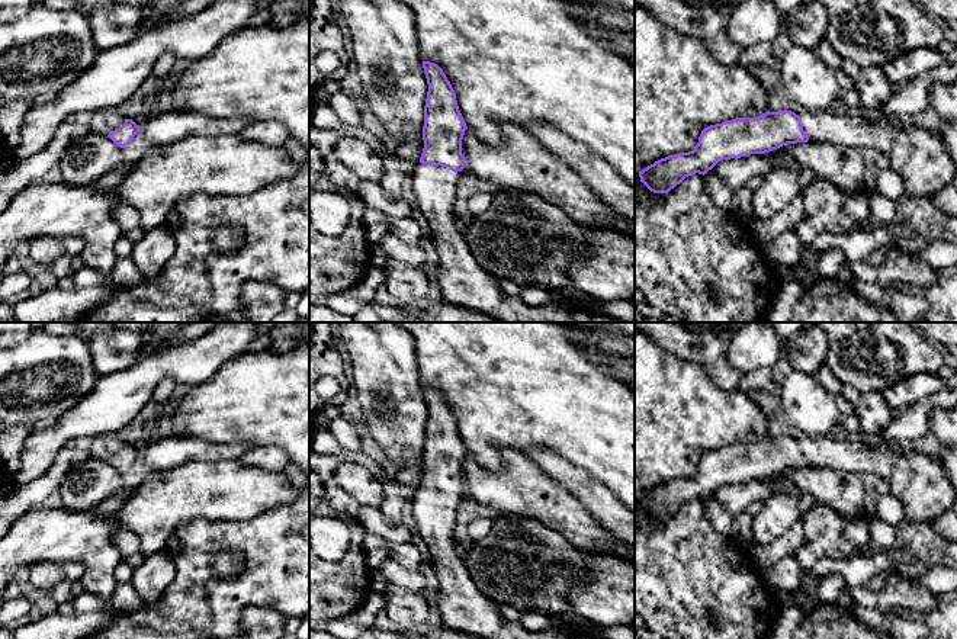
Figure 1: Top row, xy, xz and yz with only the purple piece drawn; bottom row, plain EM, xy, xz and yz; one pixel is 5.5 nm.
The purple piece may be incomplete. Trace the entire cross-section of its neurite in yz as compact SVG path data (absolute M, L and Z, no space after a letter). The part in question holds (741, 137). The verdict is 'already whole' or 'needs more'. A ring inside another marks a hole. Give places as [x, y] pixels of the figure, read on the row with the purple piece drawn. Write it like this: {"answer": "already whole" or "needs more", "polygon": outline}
{"answer": "needs more", "polygon": "M778 110L755 116L738 118L704 128L693 151L668 155L639 171L640 182L653 193L668 193L685 177L696 173L706 174L719 161L741 158L751 154L765 154L787 144L831 142L857 148L874 148L890 157L890 168L896 171L905 186L905 193L931 199L947 187L956 171L954 161L942 141L941 132L929 132L912 123L890 125L877 116L850 112L844 116L823 112L805 110L800 116L791 110Z"}

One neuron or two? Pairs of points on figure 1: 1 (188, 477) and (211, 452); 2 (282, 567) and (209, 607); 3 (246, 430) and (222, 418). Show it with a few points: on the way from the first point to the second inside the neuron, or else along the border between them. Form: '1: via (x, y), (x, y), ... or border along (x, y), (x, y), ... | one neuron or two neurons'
1: border along (235, 458), (190, 461), (169, 469) | two neurons
2: via (265, 581), (227, 597) | one neuron
3: via (240, 424), (234, 418), (228, 418) | one neuron

